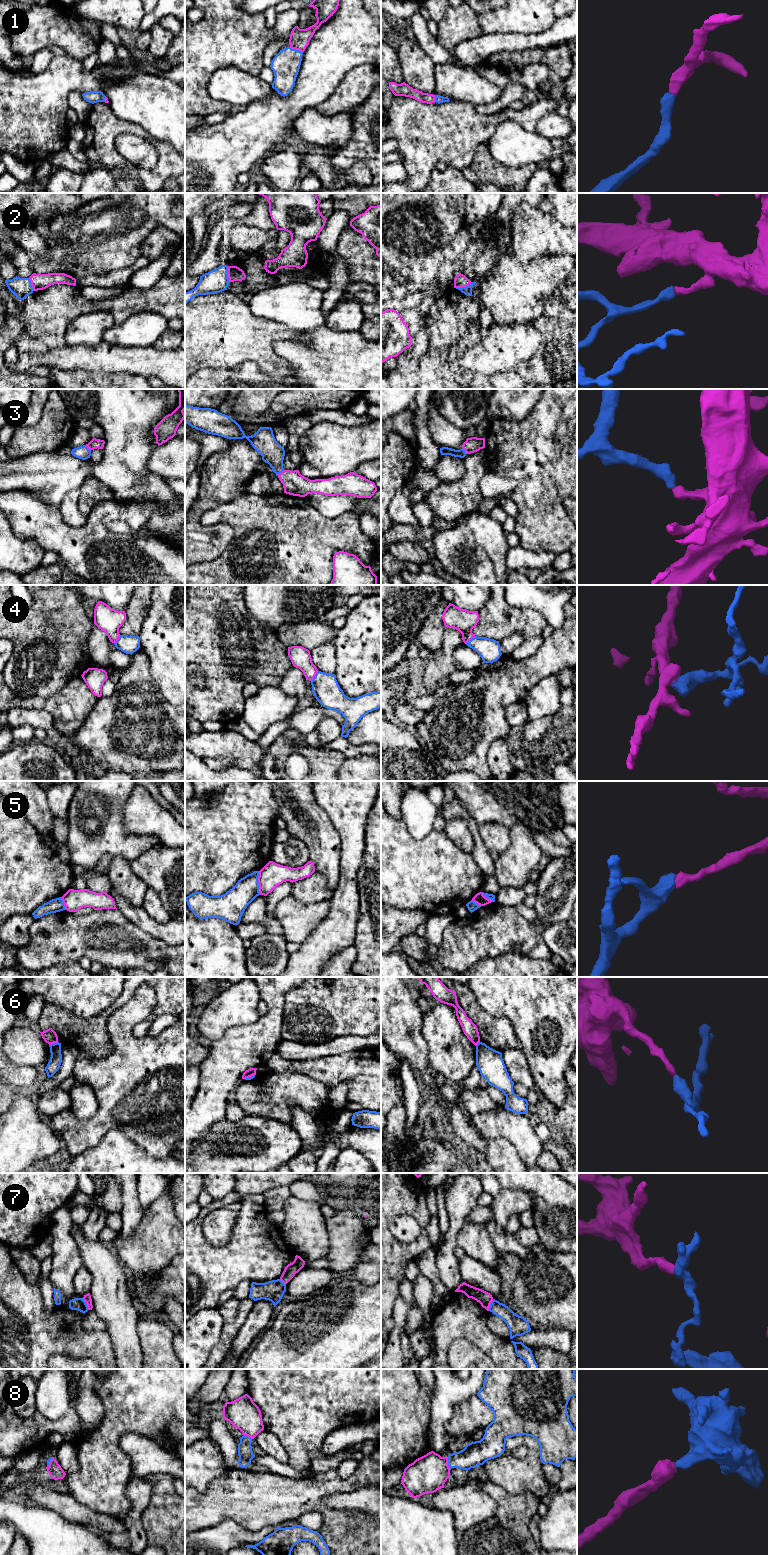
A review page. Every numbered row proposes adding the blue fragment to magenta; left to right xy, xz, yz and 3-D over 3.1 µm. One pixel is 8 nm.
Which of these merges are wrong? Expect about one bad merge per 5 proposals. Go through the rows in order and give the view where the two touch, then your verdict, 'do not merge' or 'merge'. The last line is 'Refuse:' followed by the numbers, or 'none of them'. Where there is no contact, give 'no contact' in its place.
1: contact in xz; merge
2: contact in xz; merge
3: contact in xz; merge
4: contact in yz; merge
5: contact in xz; merge
6: contact in xy; do not merge
7: contact in xy; do not merge
8: contact in yz; merge
Refuse: 6, 7

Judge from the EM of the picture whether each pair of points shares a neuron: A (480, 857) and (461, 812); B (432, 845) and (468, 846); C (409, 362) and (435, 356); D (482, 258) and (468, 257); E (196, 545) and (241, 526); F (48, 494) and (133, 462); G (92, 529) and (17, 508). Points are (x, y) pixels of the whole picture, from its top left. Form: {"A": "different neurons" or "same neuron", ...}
{"A": "same neuron", "B": "different neurons", "C": "different neurons", "D": "same neuron", "E": "different neurons", "F": "same neuron", "G": "same neuron"}

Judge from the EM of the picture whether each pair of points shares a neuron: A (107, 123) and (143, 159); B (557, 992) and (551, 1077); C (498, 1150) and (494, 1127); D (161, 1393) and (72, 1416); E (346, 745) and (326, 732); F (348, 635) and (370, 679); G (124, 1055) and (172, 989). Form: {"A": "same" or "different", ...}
{"A": "different", "B": "same", "C": "different", "D": "different", "E": "different", "F": "same", "G": "different"}

